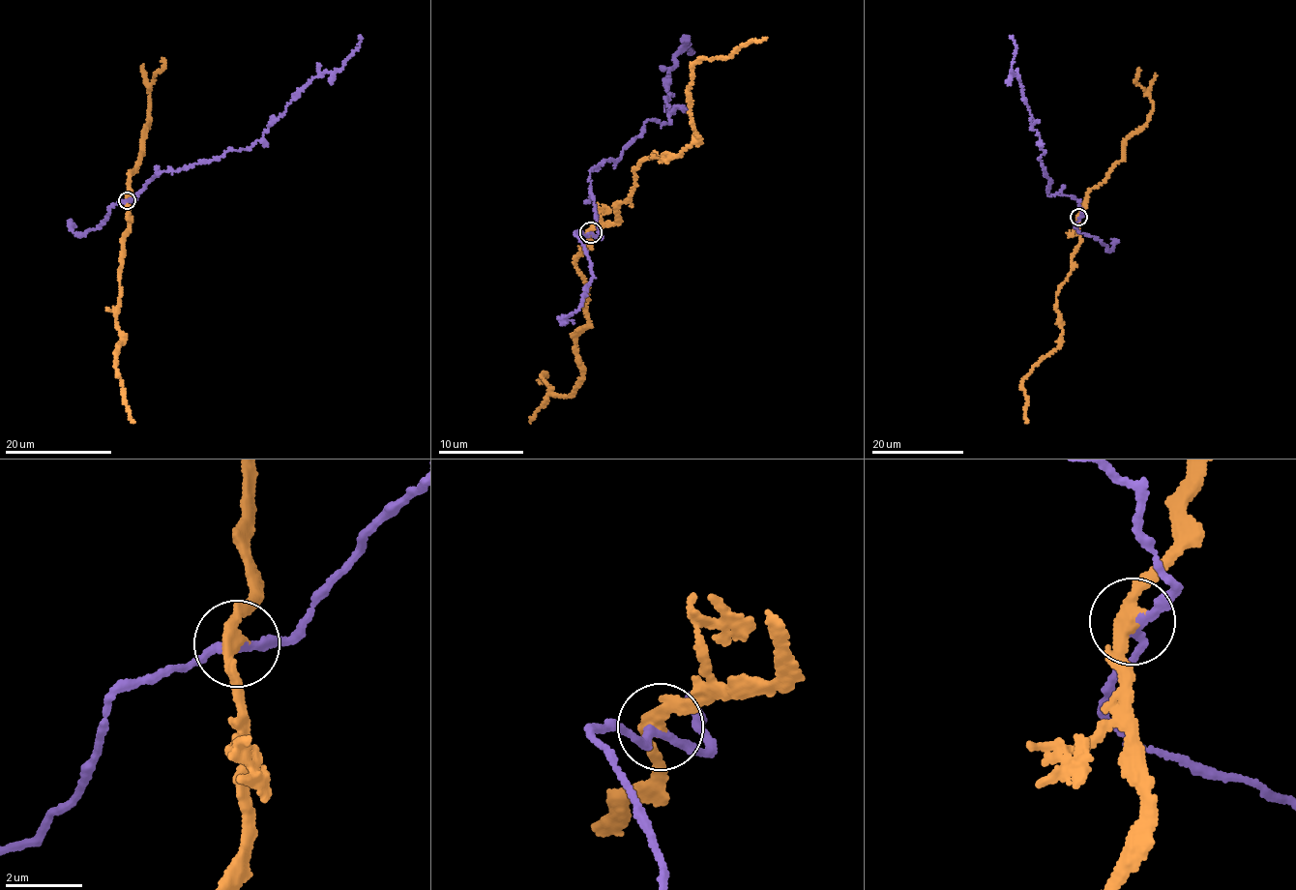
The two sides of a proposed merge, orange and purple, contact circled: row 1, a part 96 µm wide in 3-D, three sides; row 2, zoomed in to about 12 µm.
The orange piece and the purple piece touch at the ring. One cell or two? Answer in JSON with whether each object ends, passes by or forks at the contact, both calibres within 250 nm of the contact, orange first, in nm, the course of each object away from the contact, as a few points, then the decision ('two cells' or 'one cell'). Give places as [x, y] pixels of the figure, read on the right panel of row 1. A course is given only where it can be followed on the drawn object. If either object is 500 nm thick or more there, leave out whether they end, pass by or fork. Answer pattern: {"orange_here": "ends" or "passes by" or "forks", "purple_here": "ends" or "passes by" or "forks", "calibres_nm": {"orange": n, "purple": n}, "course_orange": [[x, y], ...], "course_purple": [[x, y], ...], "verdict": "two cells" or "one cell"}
{"orange_here": "passes by", "purple_here": "passes by", "calibres_nm": {"orange": 320, "purple": 200}, "course_orange": [[1078, 217], [1080, 245], [1057, 296], [1060, 344], [1023, 379], [1027, 422]], "course_purple": [[1078, 217], [1075, 198], [1049, 195], [1039, 158], [1045, 154], [1013, 74], [1016, 47], [1011, 35]], "verdict": "two cells"}

